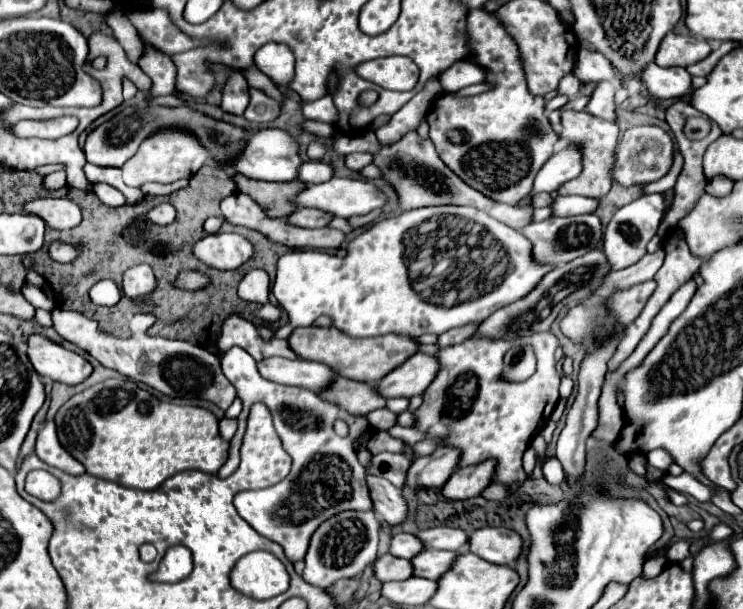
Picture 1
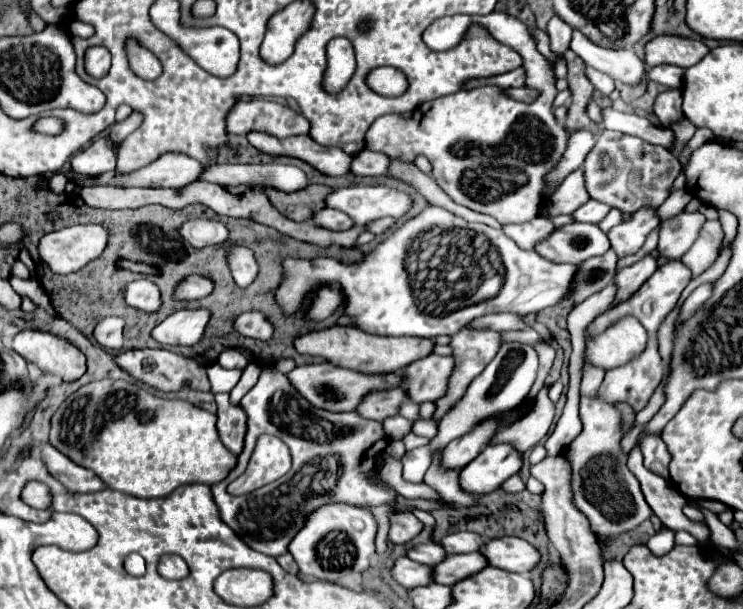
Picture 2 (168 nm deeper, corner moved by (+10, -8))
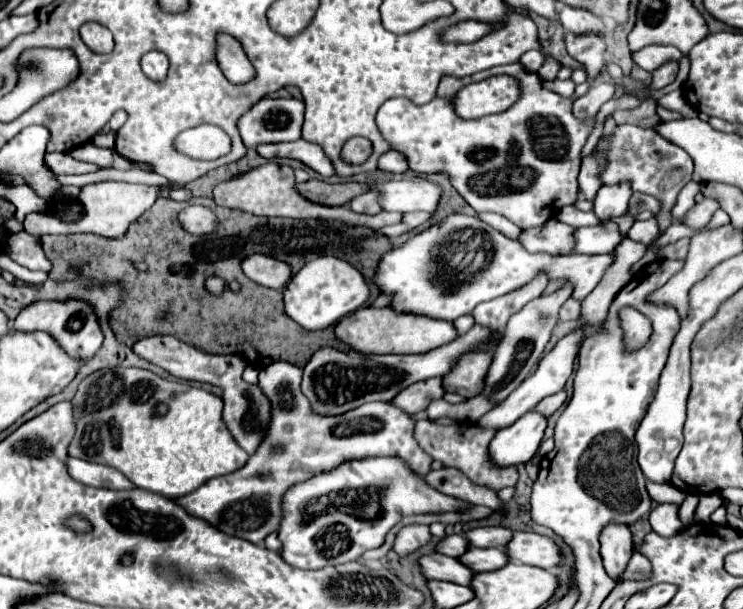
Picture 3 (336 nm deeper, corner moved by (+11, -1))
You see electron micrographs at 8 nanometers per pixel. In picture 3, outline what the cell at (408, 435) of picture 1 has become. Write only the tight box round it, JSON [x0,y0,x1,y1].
[537,389,567,417]

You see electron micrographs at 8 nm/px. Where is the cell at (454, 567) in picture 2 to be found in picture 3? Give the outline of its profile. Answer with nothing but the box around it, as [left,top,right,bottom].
[461,547,509,573]

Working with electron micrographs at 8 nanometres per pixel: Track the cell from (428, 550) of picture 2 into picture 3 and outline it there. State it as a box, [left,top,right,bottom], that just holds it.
[437,535,469,557]

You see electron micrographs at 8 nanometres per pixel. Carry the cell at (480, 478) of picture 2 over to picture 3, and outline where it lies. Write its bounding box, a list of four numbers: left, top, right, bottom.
[491,409,547,465]

